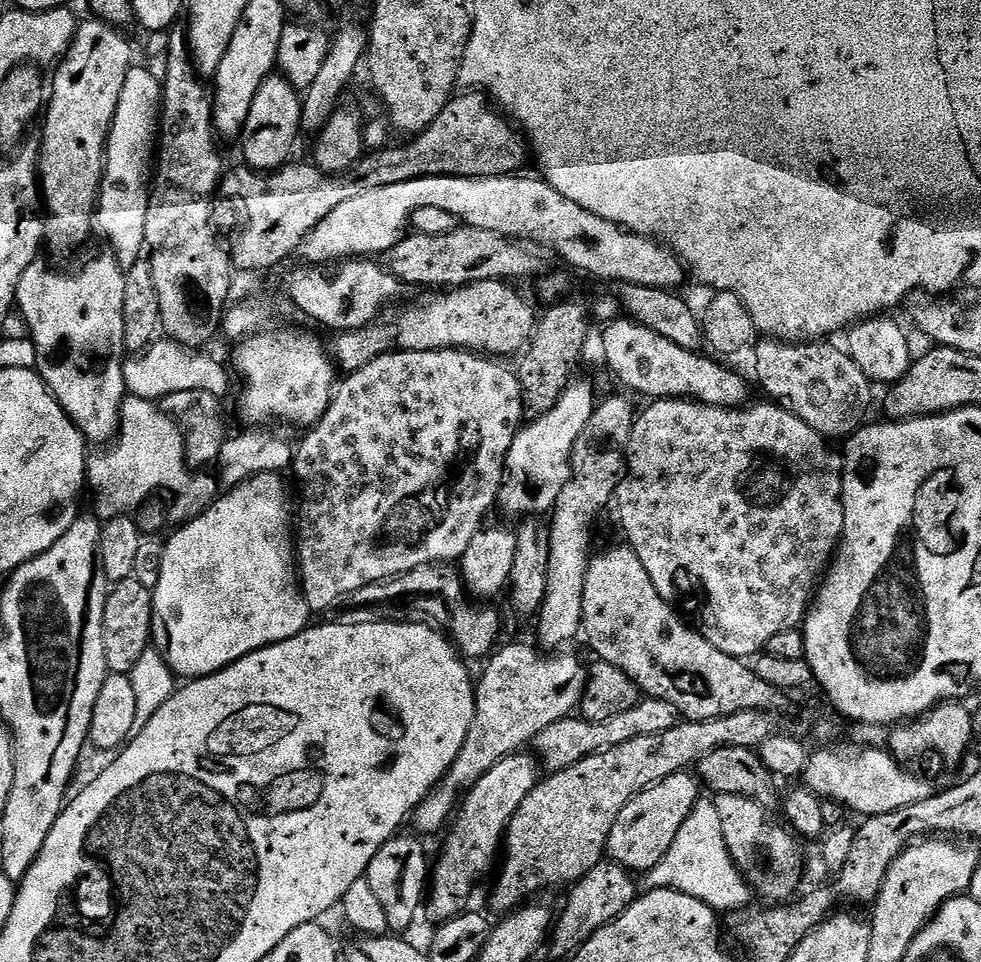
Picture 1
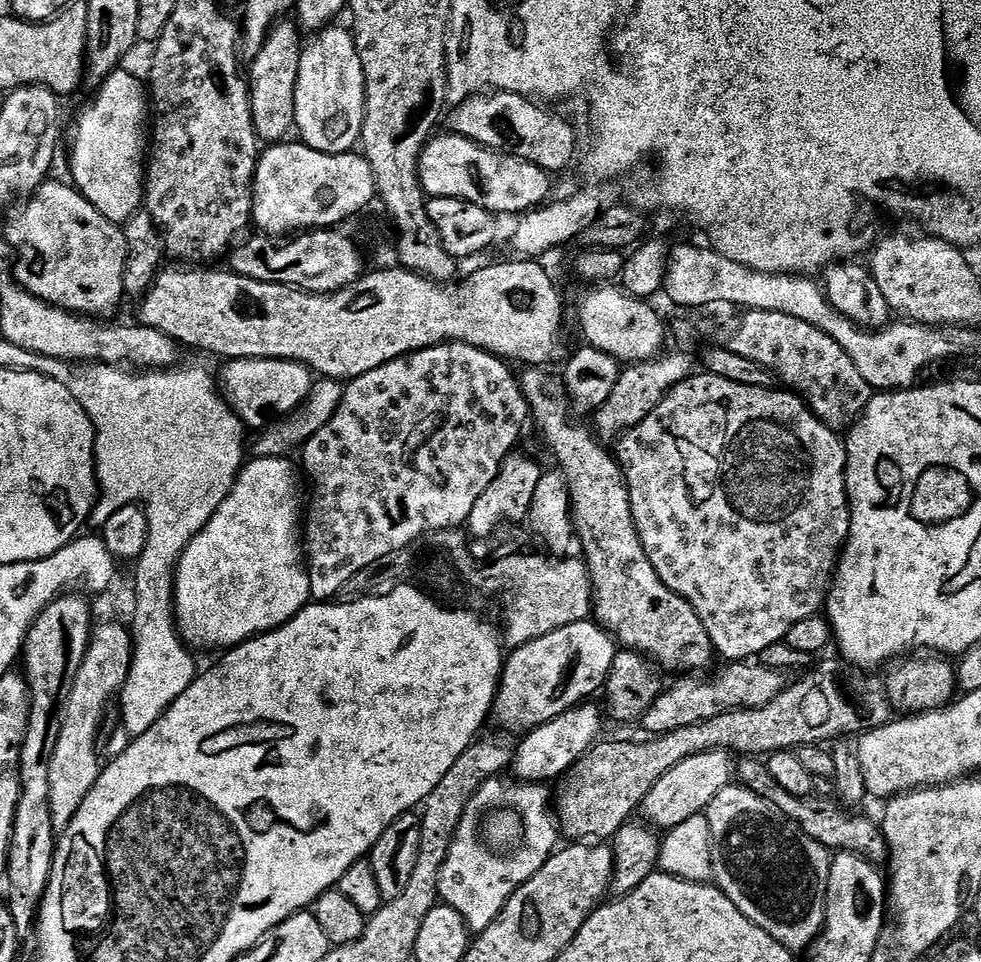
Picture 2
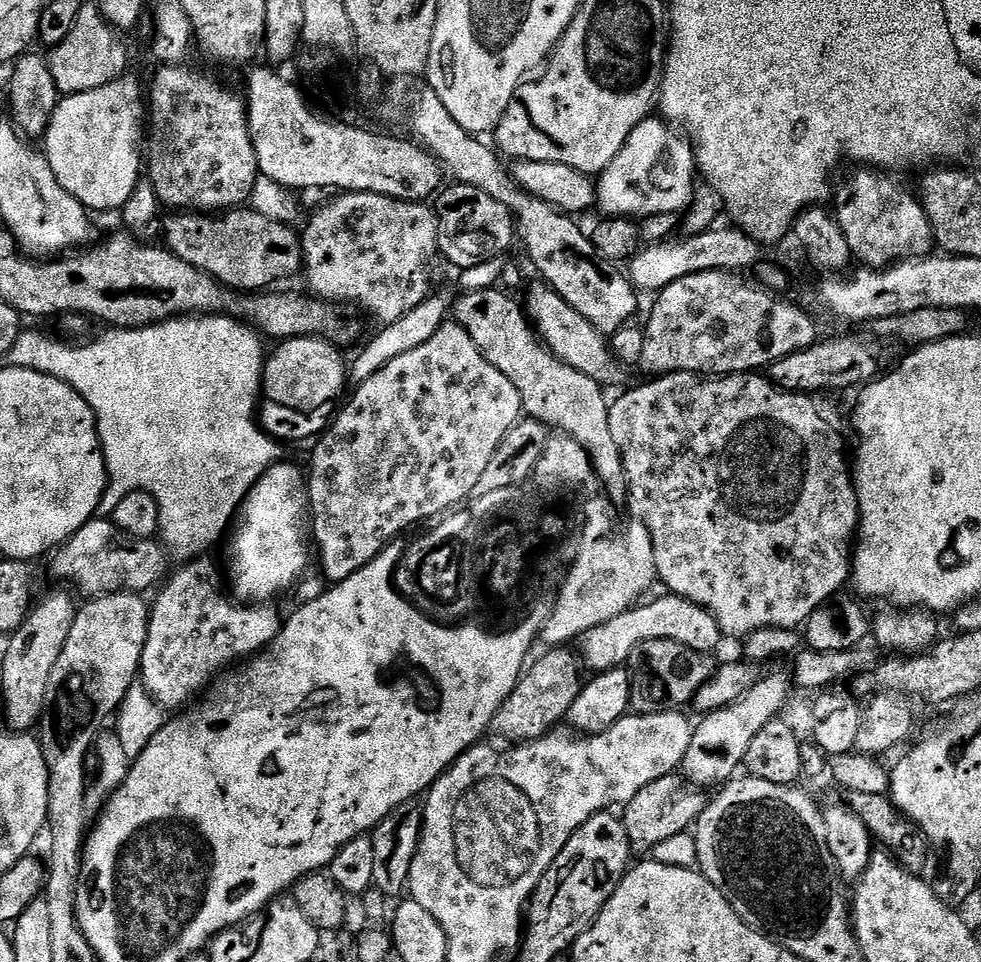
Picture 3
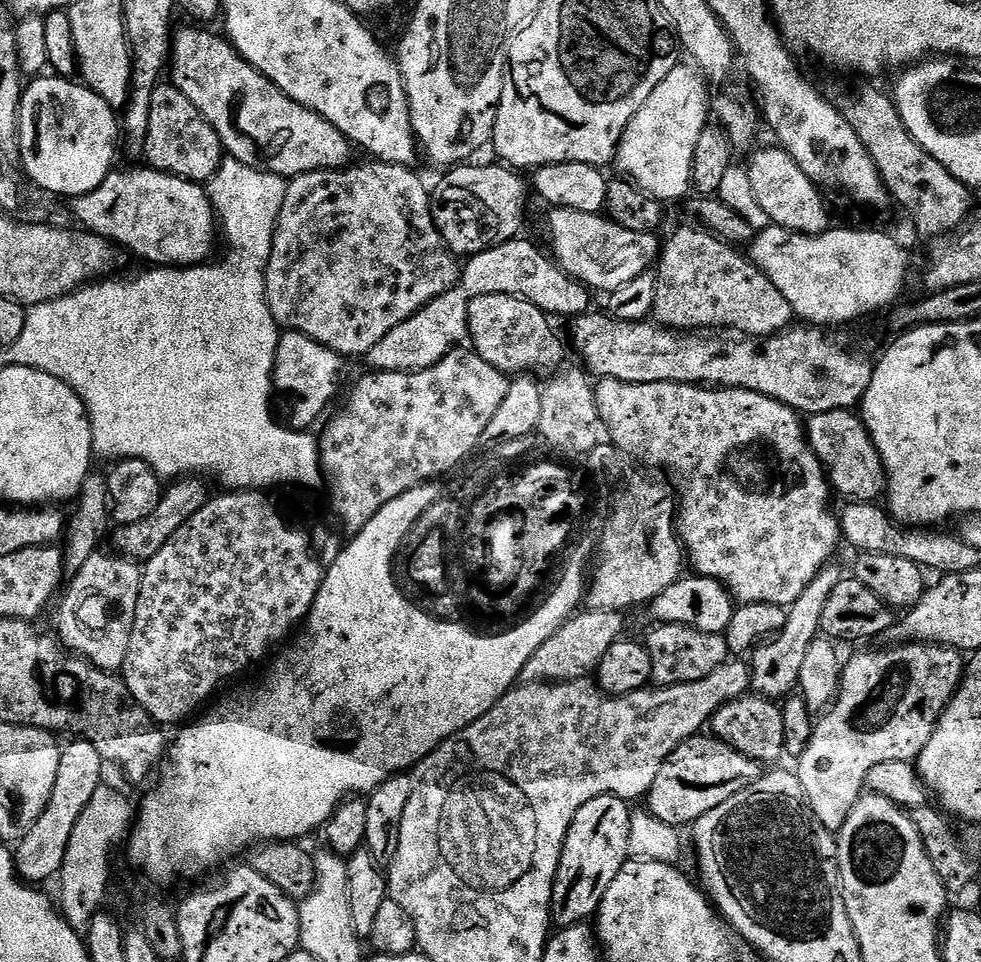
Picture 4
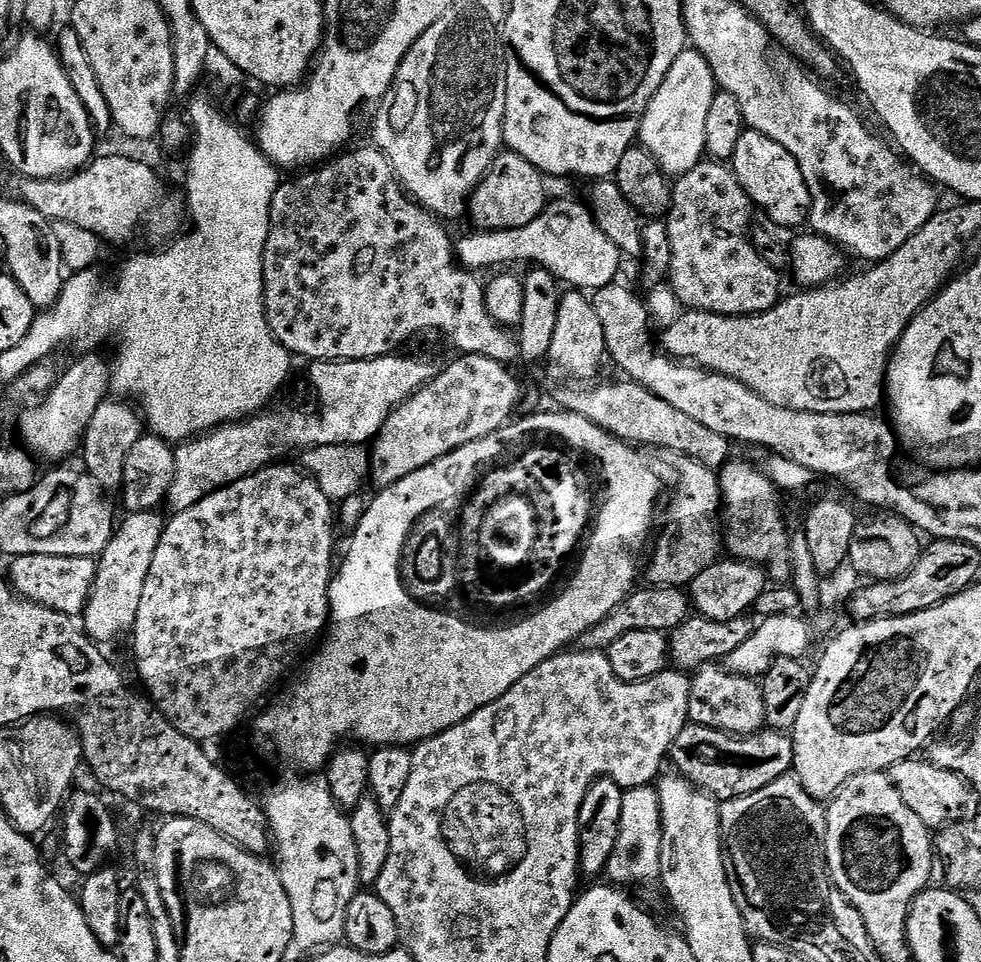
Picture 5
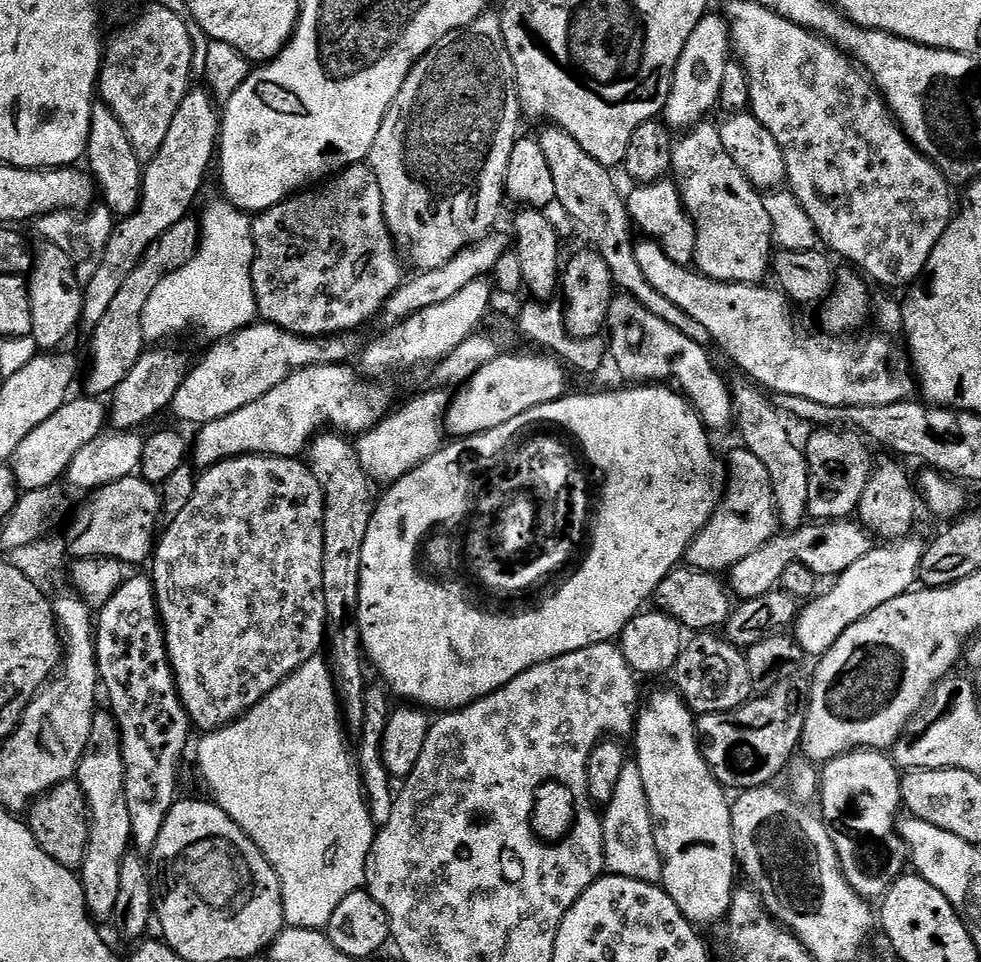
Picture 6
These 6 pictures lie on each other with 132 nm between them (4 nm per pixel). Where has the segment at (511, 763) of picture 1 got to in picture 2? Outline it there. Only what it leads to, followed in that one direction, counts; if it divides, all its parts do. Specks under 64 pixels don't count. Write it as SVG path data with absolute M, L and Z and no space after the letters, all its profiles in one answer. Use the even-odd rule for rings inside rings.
M585 702L580 707L566 710L566 714L558 714L558 718L523 733L516 746L516 757L512 759L511 775L515 779L529 782L553 782L552 780L559 781L567 777L572 767L591 748L596 747L604 724L606 725L605 713L601 709L599 712L592 702Z

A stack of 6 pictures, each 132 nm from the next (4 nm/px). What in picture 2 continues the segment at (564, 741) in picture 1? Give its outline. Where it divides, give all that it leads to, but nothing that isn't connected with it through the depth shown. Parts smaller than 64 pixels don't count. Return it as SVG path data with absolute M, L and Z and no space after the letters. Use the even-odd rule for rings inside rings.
M728 662L717 676L680 678L676 685L665 687L660 697L646 710L642 721L649 737L670 734L670 730L682 730L682 726L698 726L718 718L718 714L730 714L734 710L766 706L786 687L785 673L768 668L759 662Z

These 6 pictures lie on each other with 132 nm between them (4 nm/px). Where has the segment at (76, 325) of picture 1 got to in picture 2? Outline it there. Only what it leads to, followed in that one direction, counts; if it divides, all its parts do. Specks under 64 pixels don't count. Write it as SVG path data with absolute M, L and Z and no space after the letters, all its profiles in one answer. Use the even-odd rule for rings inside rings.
M55 178L49 179L37 192L33 192L24 206L13 218L12 225L6 228L8 240L18 246L15 249L16 283L47 304L64 308L67 312L93 318L115 317L112 315L115 314L120 299L125 299L126 296L126 234L123 227L106 218L71 183L59 184Z

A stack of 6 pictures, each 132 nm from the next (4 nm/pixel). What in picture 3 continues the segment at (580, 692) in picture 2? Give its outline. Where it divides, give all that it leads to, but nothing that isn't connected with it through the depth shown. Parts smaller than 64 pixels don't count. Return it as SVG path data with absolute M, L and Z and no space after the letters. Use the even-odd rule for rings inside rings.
M663 594L664 596L660 596L657 600L649 599L647 602L641 602L636 605L634 608L628 608L622 614L618 614L618 618L610 618L610 622L602 622L602 626L594 626L594 630L590 630L585 634L585 636L580 637L578 641L578 647L580 647L580 656L579 659L582 661L584 659L584 664L588 668L593 668L591 671L593 673L599 674L601 672L605 672L606 670L610 670L611 668L619 668L621 666L627 665L628 659L630 658L630 654L634 650L634 646L638 646L642 642L654 642L655 640L669 640L670 642L682 642L682 646L690 646L690 650L698 650L699 652L706 652L709 654L715 653L717 650L716 647L719 646L720 640L722 641L722 633L720 631L720 627L718 626L718 622L715 620L712 615L708 613L705 608L702 606L698 606L694 602L690 602L686 598L682 598L681 596L673 596L671 594Z

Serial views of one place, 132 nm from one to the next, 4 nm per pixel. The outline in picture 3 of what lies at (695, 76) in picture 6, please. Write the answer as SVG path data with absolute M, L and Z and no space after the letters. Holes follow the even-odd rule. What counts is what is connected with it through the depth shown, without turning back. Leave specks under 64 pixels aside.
M646 119L628 135L622 150L618 150L614 162L610 162L610 166L605 172L599 173L598 179L595 181L595 207L597 209L600 207L604 211L601 213L605 217L643 218L654 214L683 213L693 201L694 179L692 180L692 172L694 176L696 171L694 153L687 139L671 123L665 122L663 119Z

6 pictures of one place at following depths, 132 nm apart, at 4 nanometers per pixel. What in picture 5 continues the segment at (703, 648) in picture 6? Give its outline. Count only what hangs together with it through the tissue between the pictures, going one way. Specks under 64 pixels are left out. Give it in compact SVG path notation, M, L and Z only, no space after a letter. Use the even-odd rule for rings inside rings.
M723 663L704 664L697 668L691 677L690 710L688 718L691 723L701 724L719 732L727 732L729 736L754 736L765 727L768 719L764 689L751 676L739 676L736 672L729 672Z

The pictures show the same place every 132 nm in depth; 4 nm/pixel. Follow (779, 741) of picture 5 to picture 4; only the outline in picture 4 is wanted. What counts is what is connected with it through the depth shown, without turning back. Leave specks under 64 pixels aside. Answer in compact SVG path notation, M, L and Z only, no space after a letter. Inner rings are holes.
M697 734L691 736L685 744L678 745L676 755L662 766L658 778L654 778L654 786L646 797L646 808L654 818L666 822L671 828L679 829L680 824L691 826L698 818L702 818L702 814L710 814L714 806L722 806L726 798L734 798L734 794L754 786L754 782L761 780L764 775L765 769L758 762L746 758L746 754L738 754L738 750L734 750L729 744L724 744L711 734Z

